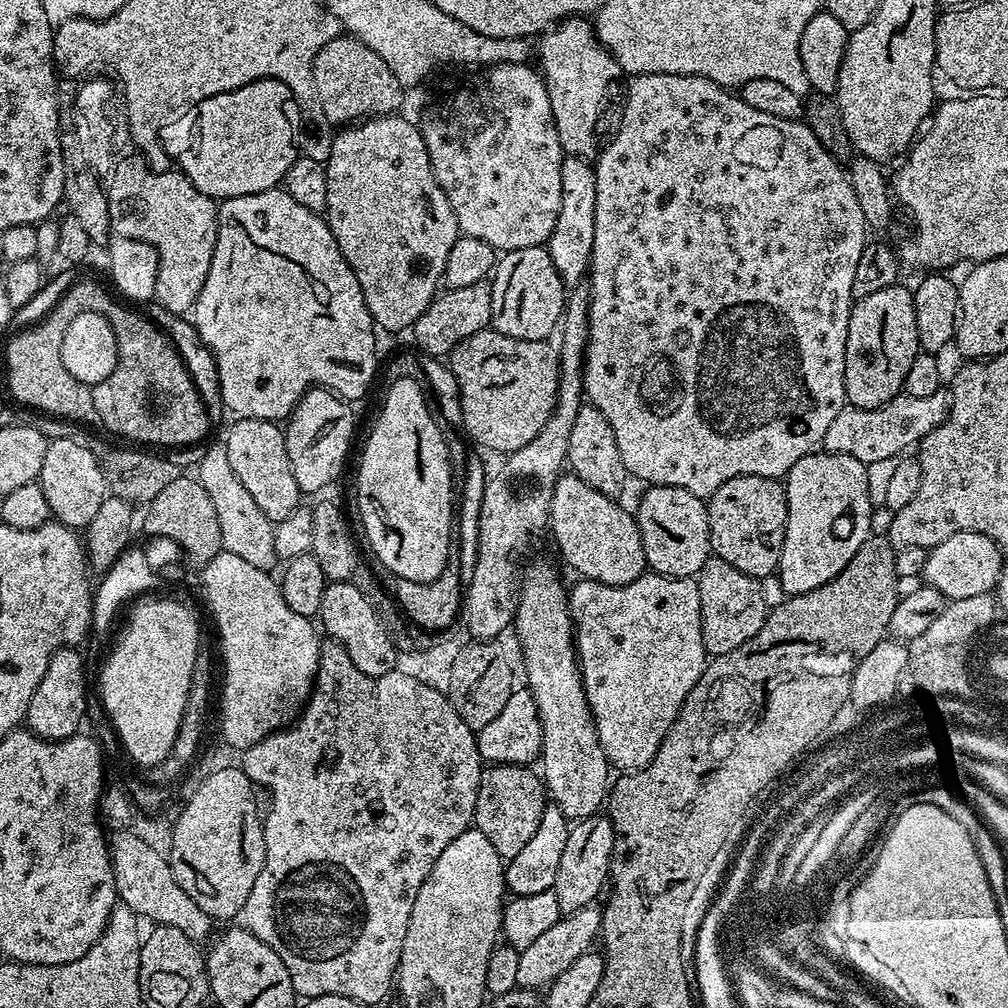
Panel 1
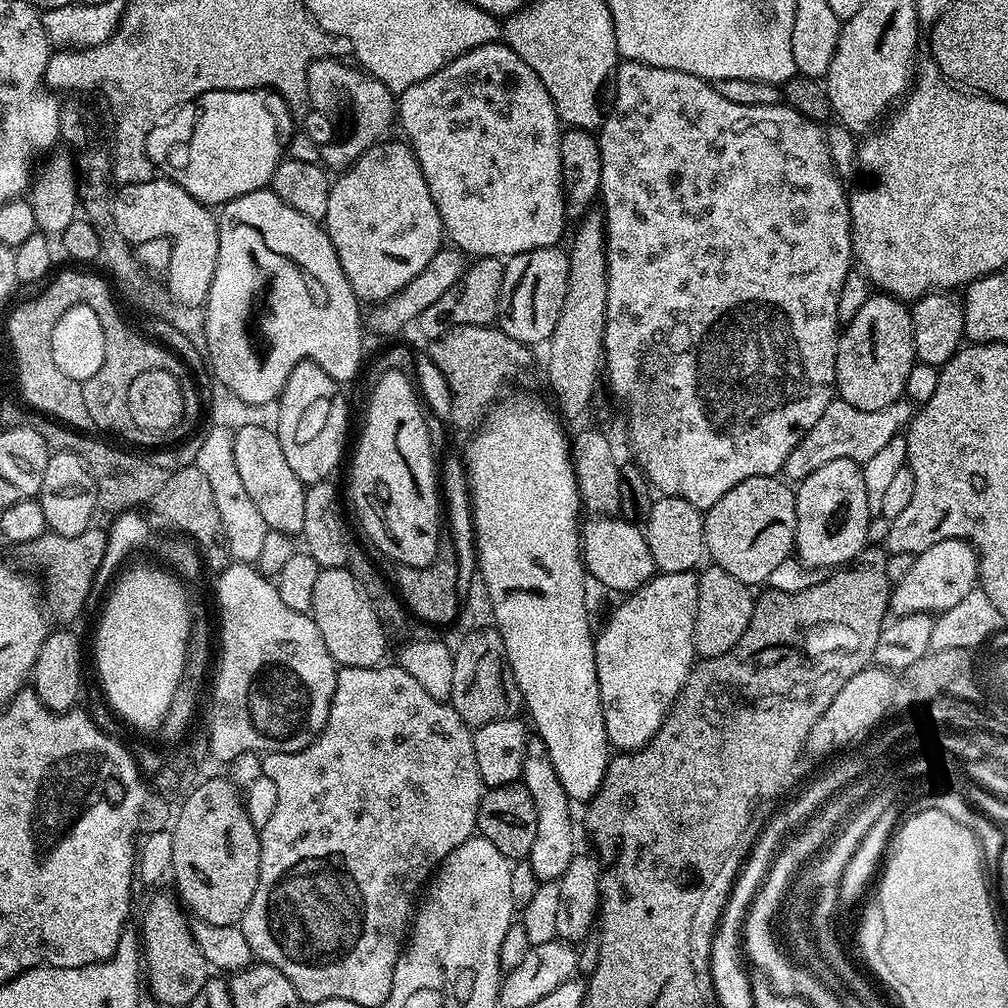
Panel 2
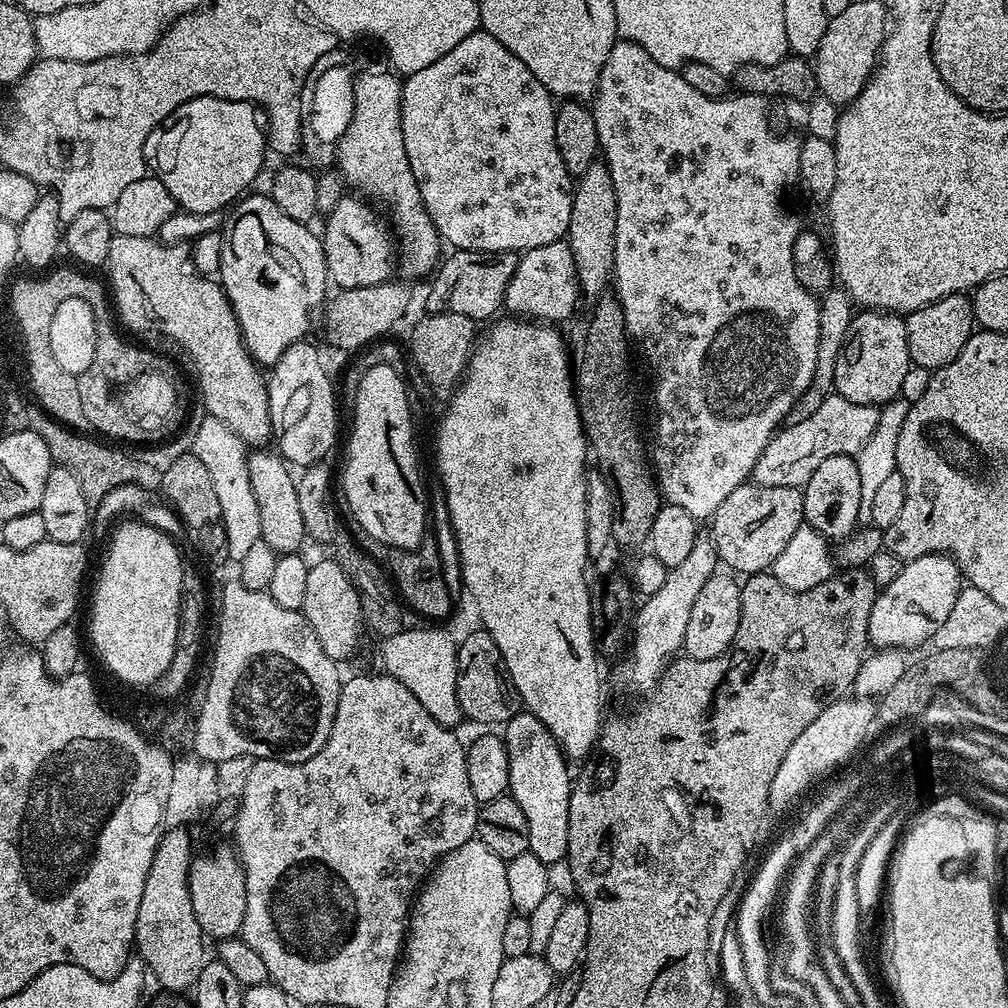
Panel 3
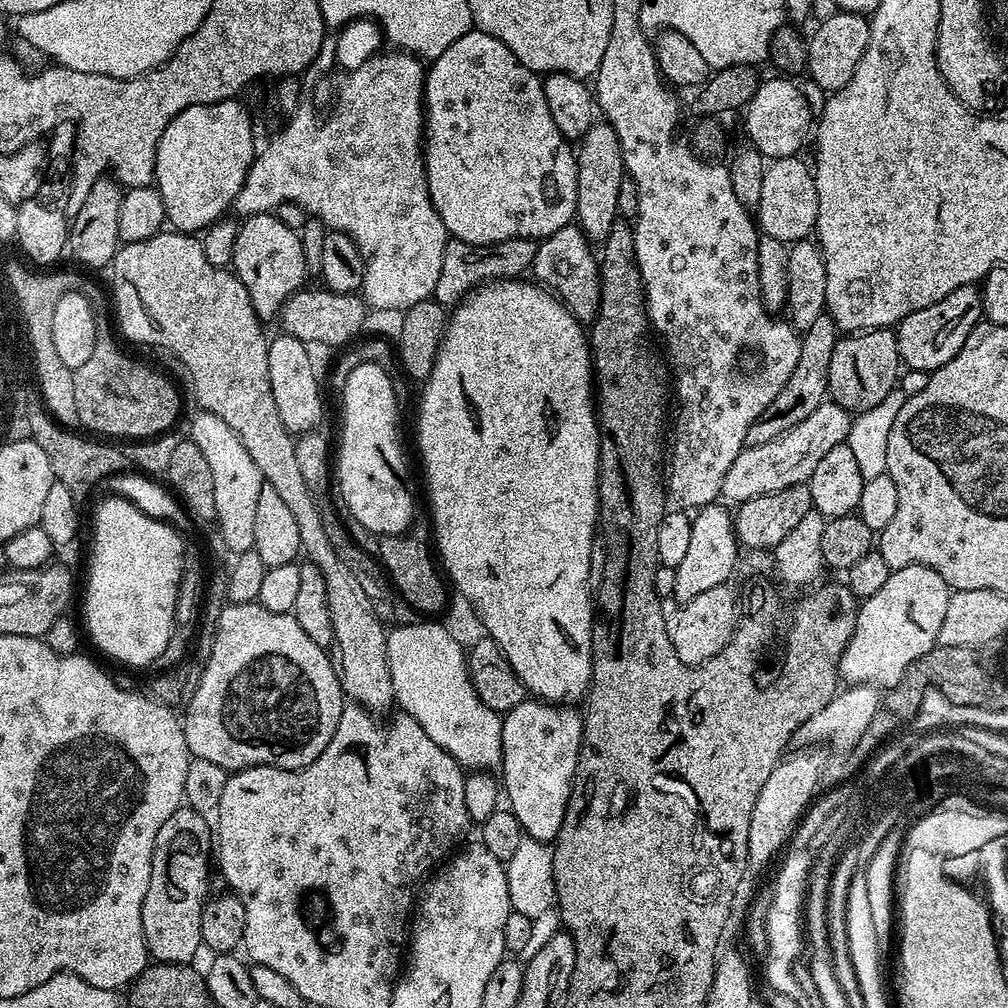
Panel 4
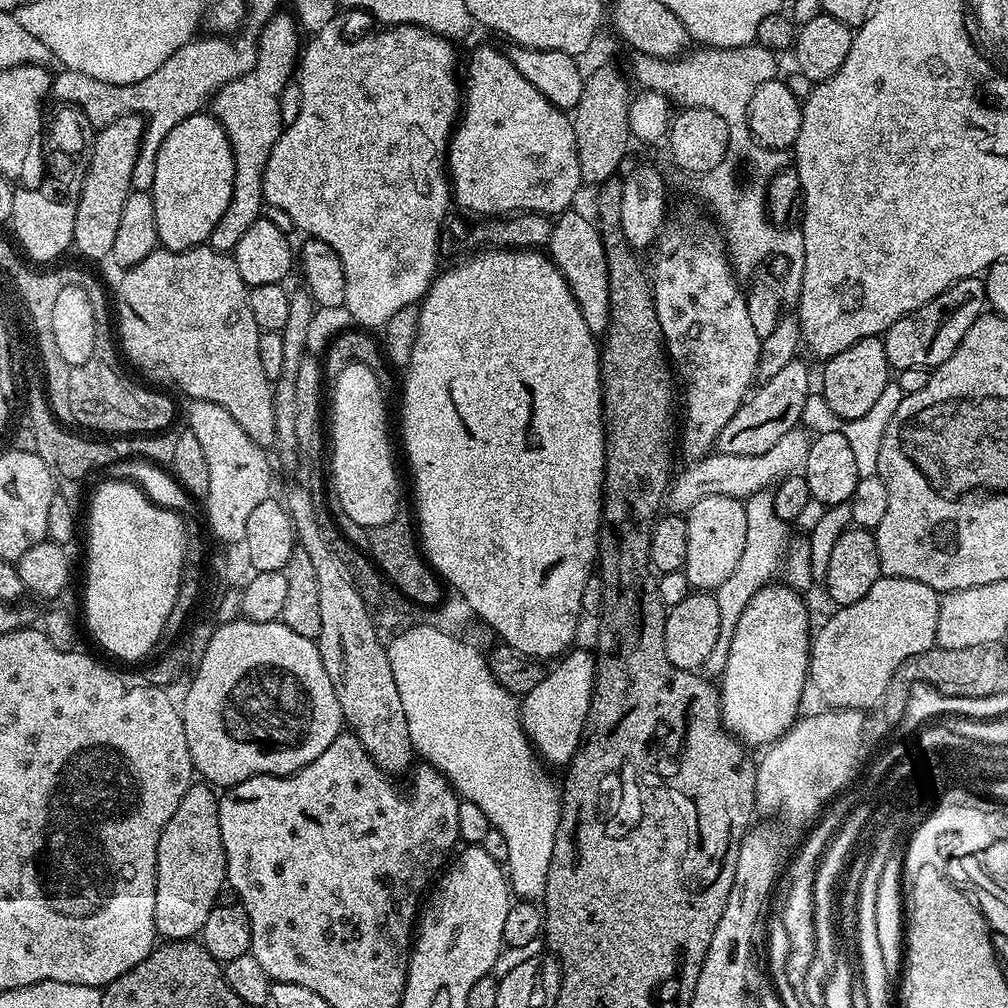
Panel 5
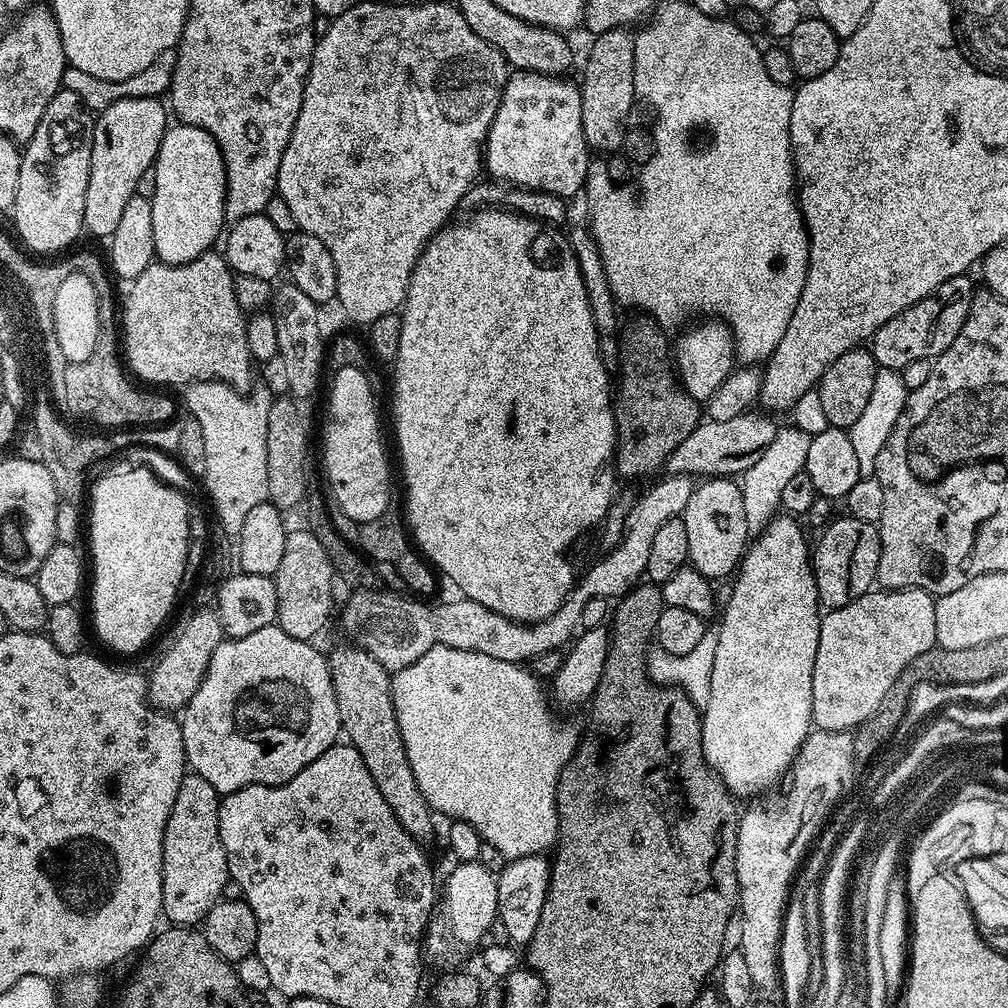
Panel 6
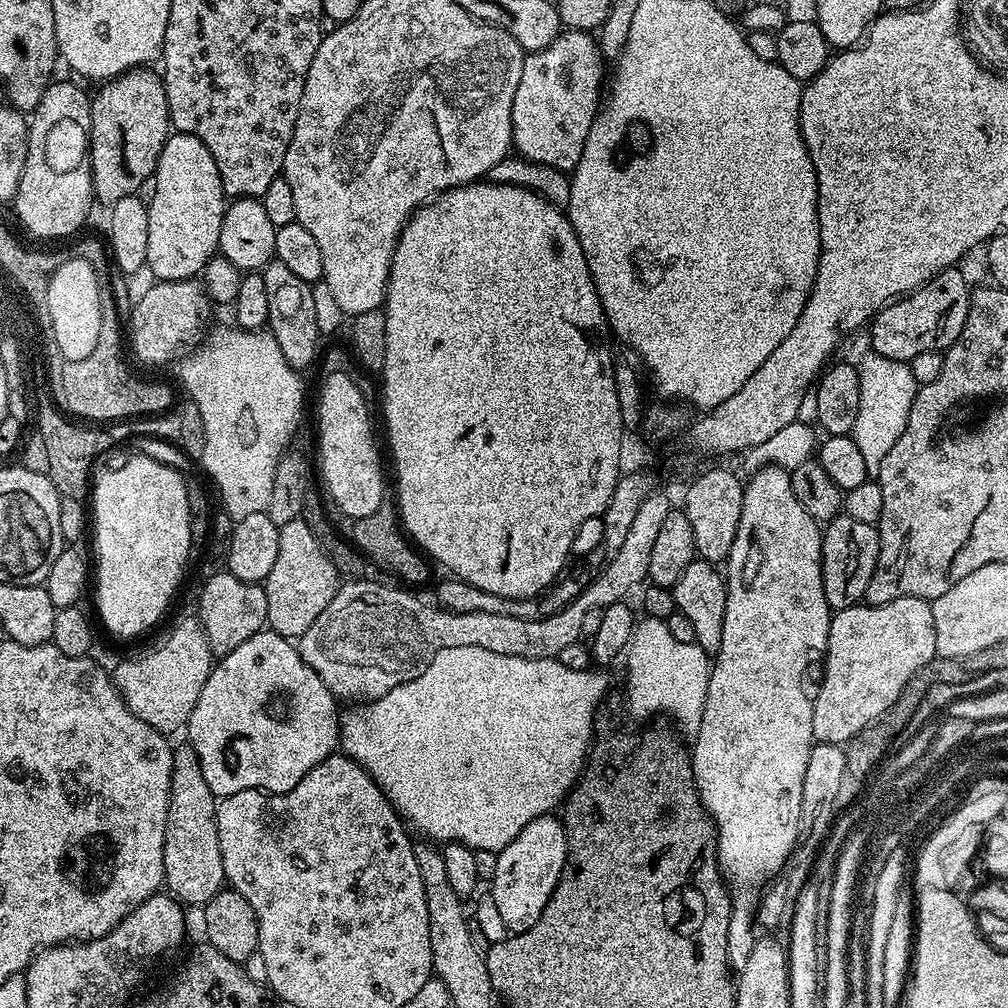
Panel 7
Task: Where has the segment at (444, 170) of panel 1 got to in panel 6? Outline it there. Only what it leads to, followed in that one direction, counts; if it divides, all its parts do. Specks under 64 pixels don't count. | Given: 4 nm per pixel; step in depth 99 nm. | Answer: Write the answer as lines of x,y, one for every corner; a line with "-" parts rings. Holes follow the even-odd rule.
513,71
500,99
482,157
487,175
571,198
588,179
590,149
582,126
582,94
568,78

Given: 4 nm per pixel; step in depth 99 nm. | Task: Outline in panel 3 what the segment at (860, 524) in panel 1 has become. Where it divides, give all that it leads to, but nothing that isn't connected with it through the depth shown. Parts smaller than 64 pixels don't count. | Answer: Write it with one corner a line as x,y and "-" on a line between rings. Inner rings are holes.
853,457
826,458
826,462
822,462
822,466
814,470
814,474
810,474
810,482
804,485
802,491
805,521
824,536
826,541
843,541
856,531
866,502
862,498
862,481
858,479
858,466

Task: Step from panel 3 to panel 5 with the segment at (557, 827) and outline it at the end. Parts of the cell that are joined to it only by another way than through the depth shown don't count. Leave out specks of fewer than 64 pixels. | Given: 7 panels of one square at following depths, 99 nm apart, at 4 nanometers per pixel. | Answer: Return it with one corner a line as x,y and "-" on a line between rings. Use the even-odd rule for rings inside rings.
579,646
559,657
545,671
544,677
519,701
520,725
523,726
533,749
545,765
560,764
566,766
572,761
572,755
580,748
584,736
586,718
590,710
590,698
596,681
596,658

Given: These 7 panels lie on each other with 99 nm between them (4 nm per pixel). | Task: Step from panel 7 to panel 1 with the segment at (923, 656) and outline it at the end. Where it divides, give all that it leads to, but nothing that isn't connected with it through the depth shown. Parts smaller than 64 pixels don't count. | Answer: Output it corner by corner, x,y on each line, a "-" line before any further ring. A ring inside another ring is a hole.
963,532
946,538
946,542
929,551
922,580
927,587
937,588
948,600
974,598
974,594
989,594
995,589
1003,564
1000,547
993,540
982,534

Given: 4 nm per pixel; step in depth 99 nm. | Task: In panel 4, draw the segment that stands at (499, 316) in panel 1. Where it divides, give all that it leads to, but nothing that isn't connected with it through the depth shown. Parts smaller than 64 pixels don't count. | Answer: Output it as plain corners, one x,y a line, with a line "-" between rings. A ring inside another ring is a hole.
575,223
562,226
536,245
530,269
535,283
545,287
574,314
579,324
588,326
595,320
600,305
600,266
597,253
591,252
589,241

